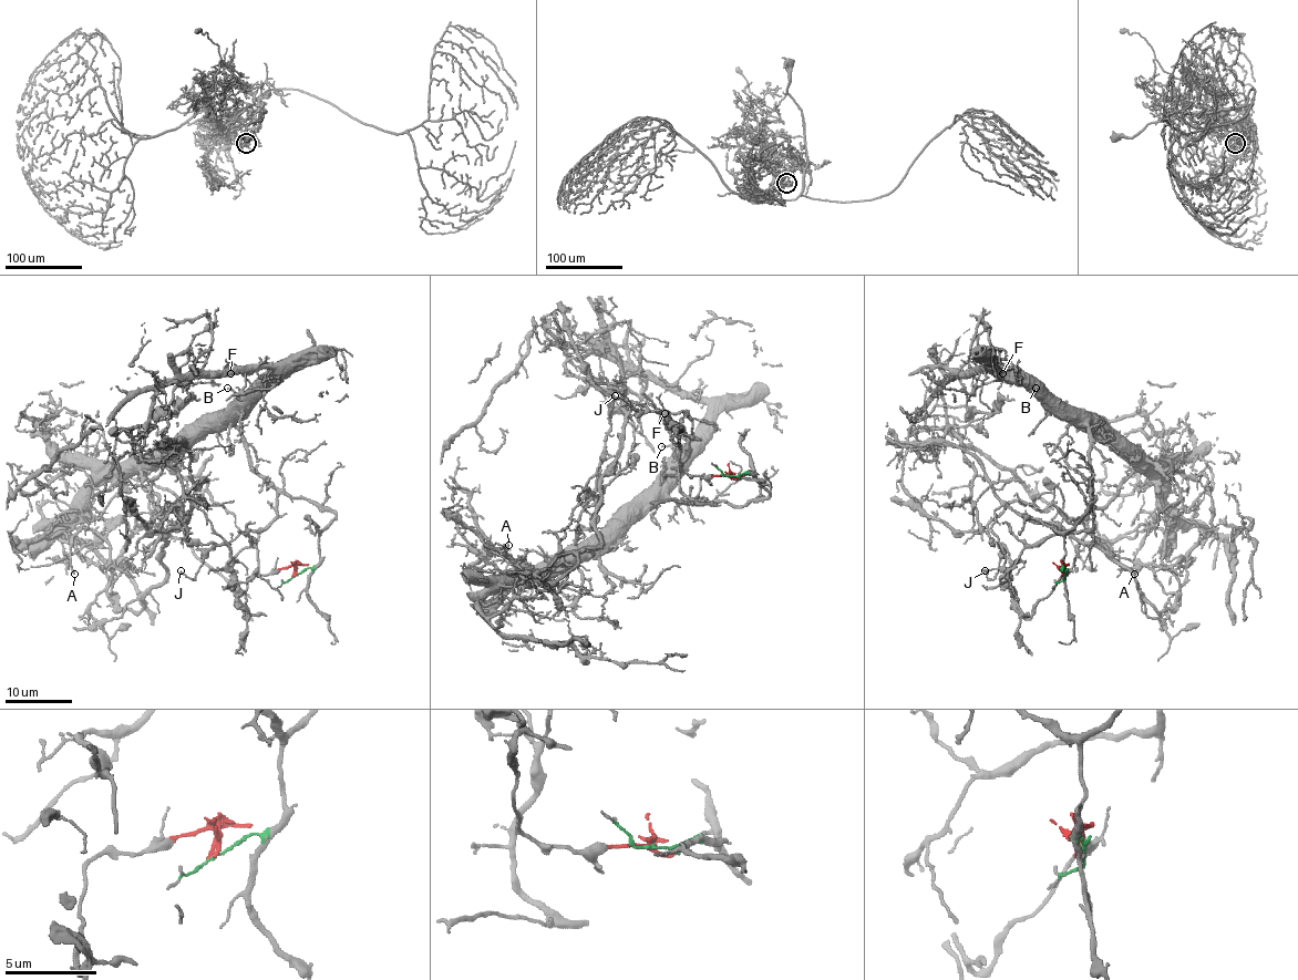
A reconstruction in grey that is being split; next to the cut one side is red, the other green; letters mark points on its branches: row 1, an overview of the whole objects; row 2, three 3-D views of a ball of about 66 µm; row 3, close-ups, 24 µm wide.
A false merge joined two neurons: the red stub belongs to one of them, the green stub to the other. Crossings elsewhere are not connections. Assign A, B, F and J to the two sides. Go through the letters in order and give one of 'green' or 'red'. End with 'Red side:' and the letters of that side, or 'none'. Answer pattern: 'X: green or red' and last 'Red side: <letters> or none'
A: green
B: green
F: green
J: red
Red side: J

